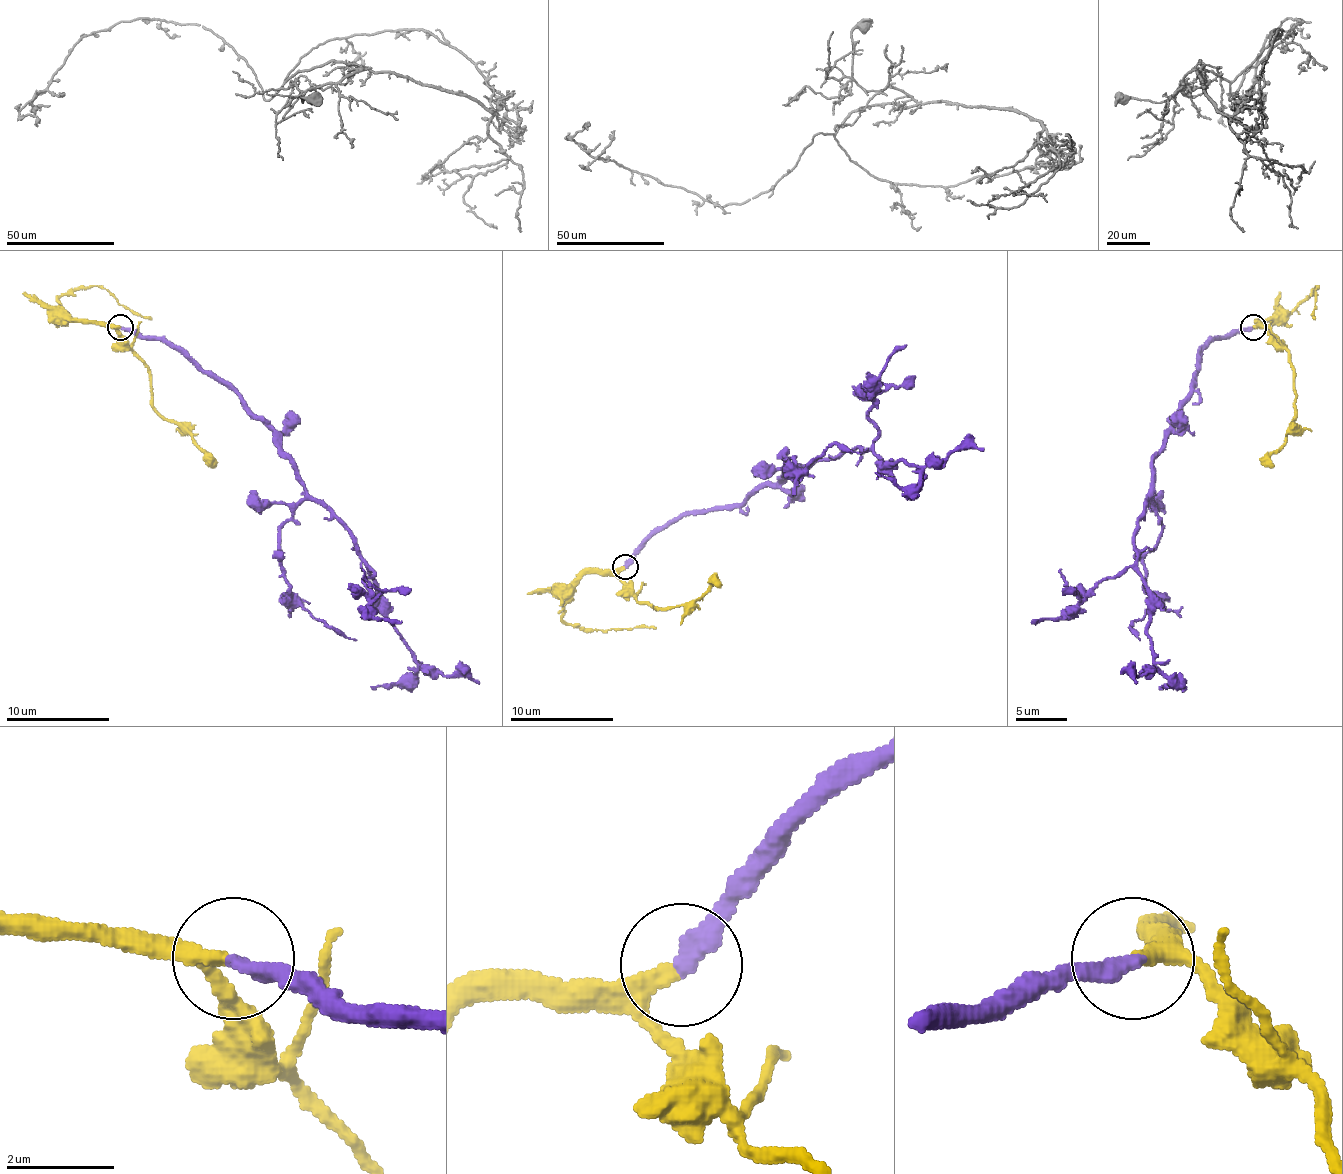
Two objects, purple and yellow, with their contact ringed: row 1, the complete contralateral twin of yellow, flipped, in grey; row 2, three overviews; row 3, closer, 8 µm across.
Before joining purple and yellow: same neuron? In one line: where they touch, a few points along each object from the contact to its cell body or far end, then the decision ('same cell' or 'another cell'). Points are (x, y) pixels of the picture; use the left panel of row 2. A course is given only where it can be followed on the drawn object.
(120, 327) | purple via (120, 327), (187, 353), (233, 392), (349, 534), (416, 665), (370, 686) | yellow via (120, 327), (76, 322), (68, 317), (58, 299), (78, 289), (102, 286), (120, 304), (151, 320) | same cell

